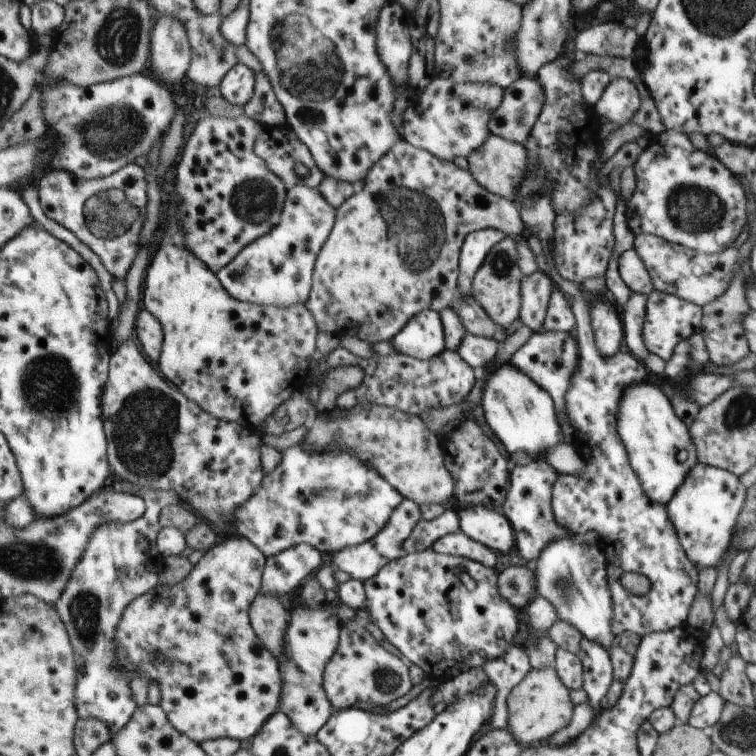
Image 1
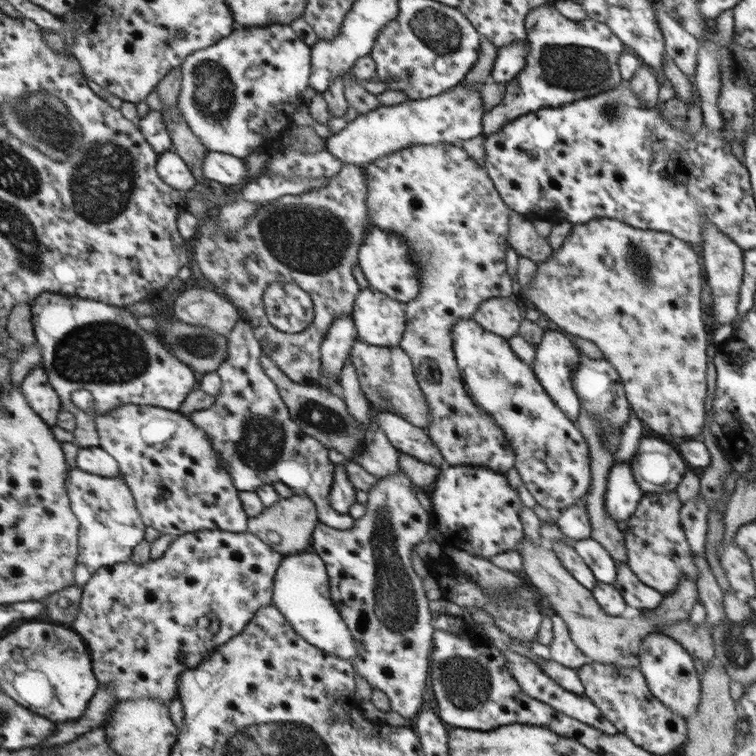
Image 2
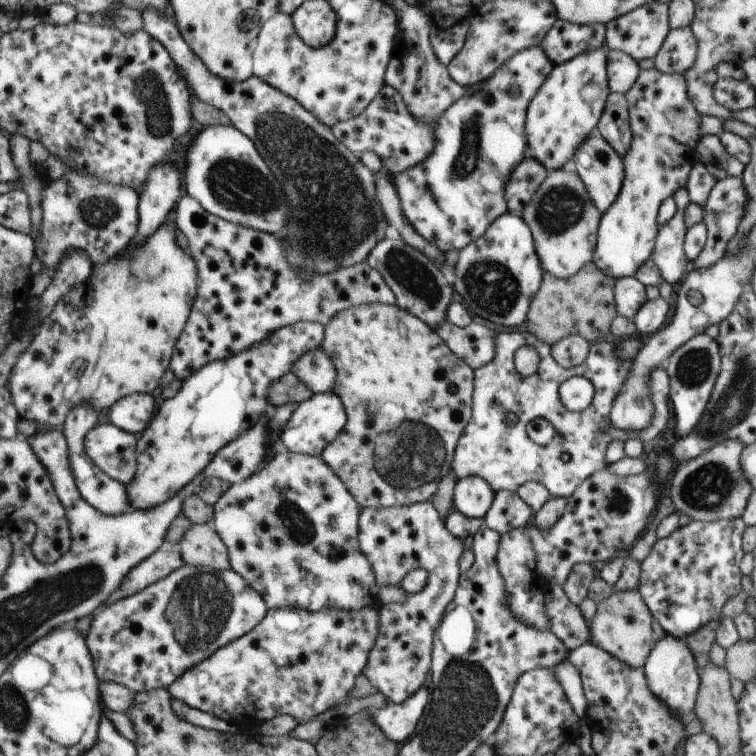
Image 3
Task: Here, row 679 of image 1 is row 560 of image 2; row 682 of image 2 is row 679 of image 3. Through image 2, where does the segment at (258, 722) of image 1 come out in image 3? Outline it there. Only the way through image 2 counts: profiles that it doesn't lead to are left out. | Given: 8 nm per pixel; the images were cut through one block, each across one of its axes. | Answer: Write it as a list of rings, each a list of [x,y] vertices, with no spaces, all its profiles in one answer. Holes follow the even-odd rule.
[[[183,564],[166,578],[157,580],[132,596],[117,603],[105,603],[94,616],[88,642],[102,682],[117,682],[133,693],[168,689],[194,665],[212,657],[218,649],[260,625],[268,612],[264,598],[234,569],[216,571],[209,567]]]

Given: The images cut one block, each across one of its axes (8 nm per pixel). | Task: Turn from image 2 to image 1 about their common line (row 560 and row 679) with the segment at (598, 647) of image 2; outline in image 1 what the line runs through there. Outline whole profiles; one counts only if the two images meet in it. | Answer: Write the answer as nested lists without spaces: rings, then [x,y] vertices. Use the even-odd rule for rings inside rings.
[[[554,667],[531,669],[507,697],[508,729],[518,742],[525,745],[537,743],[564,729],[569,725],[576,709],[576,704],[571,698],[571,690],[562,682]]]

